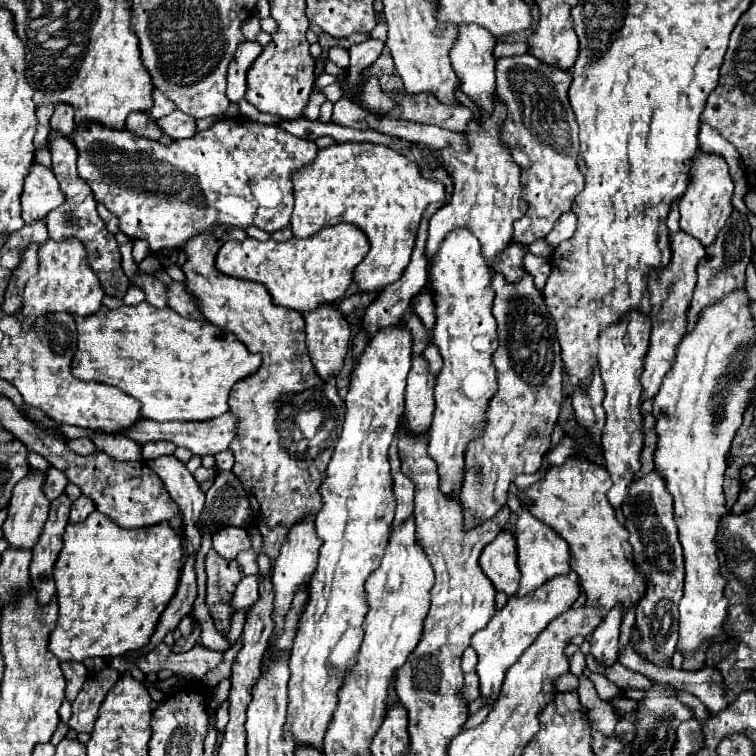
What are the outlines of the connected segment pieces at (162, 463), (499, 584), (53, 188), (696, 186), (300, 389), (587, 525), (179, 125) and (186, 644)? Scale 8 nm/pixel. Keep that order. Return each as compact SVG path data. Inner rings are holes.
M174 455L154 459L150 461L150 467L160 475L182 513L182 535L186 543L186 553L196 555L202 543L202 535L198 531L198 515L204 507L204 491L186 469L186 465L180 463Z
M502 531L492 543L488 543L480 555L480 567L484 575L492 581L496 591L506 593L508 597L518 591L518 555L516 555L516 539L512 533Z
M38 163L32 165L22 191L22 219L34 223L64 203L64 193L58 187L54 173Z
M698 153L690 163L692 179L688 183L686 193L680 199L680 229L692 237L696 237L704 247L712 245L720 229L724 227L728 215L732 213L732 191L734 183L728 173L728 165L718 155Z
M220 225L220 233L214 233L214 229L216 227L210 227L208 231L188 239L182 247L186 261L180 269L186 277L184 285L188 293L192 293L204 319L232 331L250 353L262 355L260 369L252 377L236 383L230 391L230 413L238 417L238 431L236 439L230 443L230 451L236 459L232 473L246 489L254 523L262 533L260 551L270 559L276 559L290 527L306 513L320 511L322 499L318 487L326 477L326 465L330 461L318 459L320 455L304 459L304 453L298 451L302 433L294 423L294 415L304 409L304 403L314 401L314 395L338 409L342 403L336 383L322 381L312 367L304 341L304 317L298 311L274 305L262 283L226 277L210 265L224 241L244 241L246 231L230 225Z
M570 457L564 465L552 467L544 481L534 483L522 493L534 501L530 509L532 515L552 527L570 545L570 569L580 577L580 585L586 593L586 605L596 607L602 613L608 613L614 605L622 605L624 615L628 607L636 605L644 597L646 581L634 567L628 531L620 525L614 515L614 507L606 499L610 487L612 481L604 467Z
M172 111L166 117L158 119L158 127L162 129L164 135L168 135L170 139L188 139L196 133L196 125L194 119L190 115L184 115L182 111Z
M200 625L196 627L196 631L192 631L190 637L180 637L180 639L174 643L172 651L174 651L174 653L186 653L198 643L198 639L200 639Z

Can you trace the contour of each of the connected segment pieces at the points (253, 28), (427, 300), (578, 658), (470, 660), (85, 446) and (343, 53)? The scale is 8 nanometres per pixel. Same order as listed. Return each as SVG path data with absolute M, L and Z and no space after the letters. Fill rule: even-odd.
M254 15L250 21L245 21L242 25L242 33L246 39L256 39L256 35L260 33L260 23L258 17Z
M428 289L414 299L412 309L422 319L426 329L432 331L432 327L434 327L434 299L432 299L432 293Z
M578 651L570 658L570 672L576 675L578 678L582 675L583 670L586 666L585 655Z
M468 647L468 649L464 651L464 655L462 655L462 669L464 669L464 673L470 673L470 671L474 671L476 663L478 663L476 651L474 651L472 647Z
M86 437L70 439L66 445L68 445L68 449L70 449L70 451L74 451L76 455L90 455L90 453L94 453L94 451L96 451L94 443L92 443L90 439L86 439Z
M332 47L328 51L329 60L342 68L347 69L350 64L349 52L346 49L339 47Z

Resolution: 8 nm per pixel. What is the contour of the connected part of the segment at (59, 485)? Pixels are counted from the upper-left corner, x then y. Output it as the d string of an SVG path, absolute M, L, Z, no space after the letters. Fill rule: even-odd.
M52 467L52 469L48 471L48 475L46 475L46 481L44 481L44 493L46 493L46 497L48 497L50 501L54 501L54 499L58 499L60 493L64 493L64 487L66 487L66 485L68 485L66 475Z

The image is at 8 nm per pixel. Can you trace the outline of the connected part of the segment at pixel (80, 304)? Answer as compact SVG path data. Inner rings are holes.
M48 239L46 243L40 245L38 255L40 255L38 277L32 277L24 289L24 307L22 307L24 329L32 327L40 315L46 315L52 311L68 311L70 315L84 317L84 315L96 313L102 307L104 291L78 239L68 239L68 241Z

